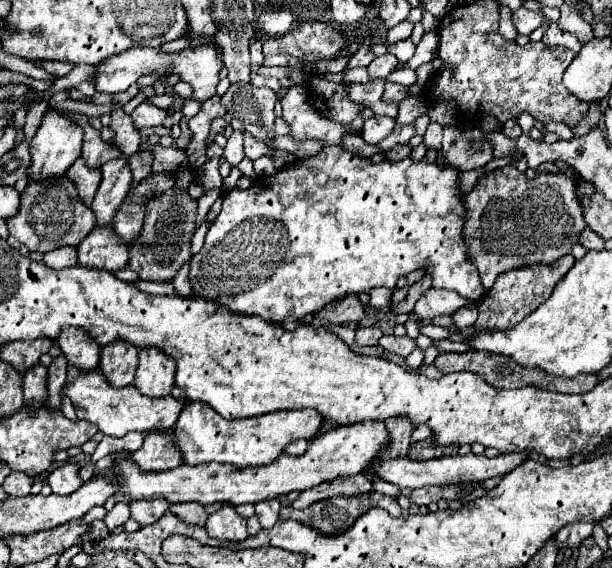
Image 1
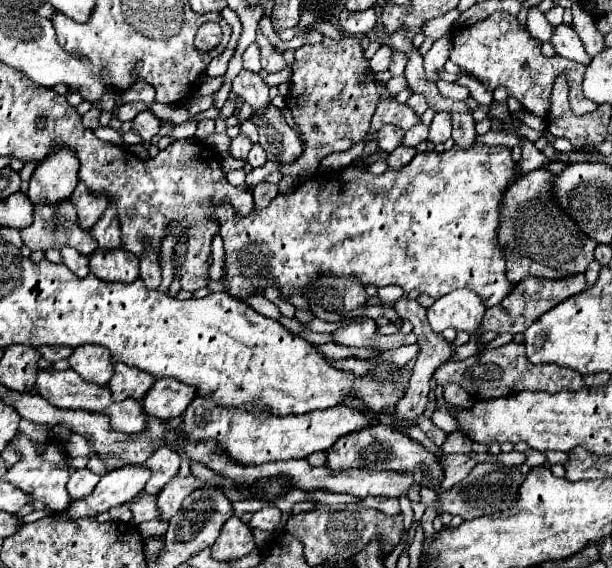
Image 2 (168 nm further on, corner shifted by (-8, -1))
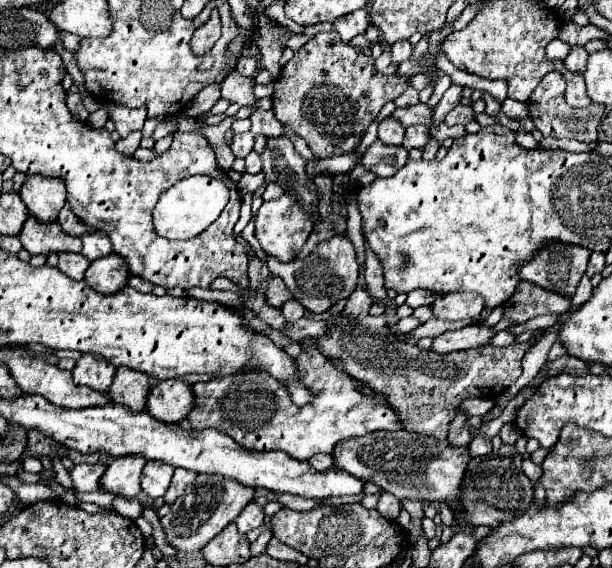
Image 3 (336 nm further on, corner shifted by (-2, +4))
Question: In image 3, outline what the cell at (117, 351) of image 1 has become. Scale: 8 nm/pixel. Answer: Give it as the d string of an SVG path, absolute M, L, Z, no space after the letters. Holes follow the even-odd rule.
M119 367L113 385L109 387L109 397L117 405L129 407L133 413L145 411L147 395L149 395L149 377L145 373Z

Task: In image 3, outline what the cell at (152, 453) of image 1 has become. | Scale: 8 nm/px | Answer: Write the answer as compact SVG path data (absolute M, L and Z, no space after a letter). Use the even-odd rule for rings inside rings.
M147 461L143 475L141 475L141 489L151 497L157 499L161 495L165 495L165 491L169 489L171 477L173 477L173 467L165 465L161 461Z

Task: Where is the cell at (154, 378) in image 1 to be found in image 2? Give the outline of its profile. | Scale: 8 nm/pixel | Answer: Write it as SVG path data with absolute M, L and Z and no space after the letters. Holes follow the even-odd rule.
M159 378L143 398L143 408L149 416L169 420L181 416L193 402L195 388L173 378Z

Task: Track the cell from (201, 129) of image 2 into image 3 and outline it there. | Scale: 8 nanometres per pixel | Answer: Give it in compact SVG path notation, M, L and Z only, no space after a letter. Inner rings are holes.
M247 131L247 133L235 133L235 137L233 137L233 143L231 143L231 151L233 151L233 155L235 157L241 157L241 159L245 159L251 151L253 151L253 145L255 145L255 135L251 133L251 131Z

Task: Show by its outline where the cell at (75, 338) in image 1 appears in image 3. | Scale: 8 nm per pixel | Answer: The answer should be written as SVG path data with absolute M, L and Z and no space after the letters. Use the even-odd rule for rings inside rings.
M83 355L73 369L73 379L75 385L87 385L93 391L107 393L109 385L113 383L115 371L115 365L109 365L109 361L105 361L103 357Z

